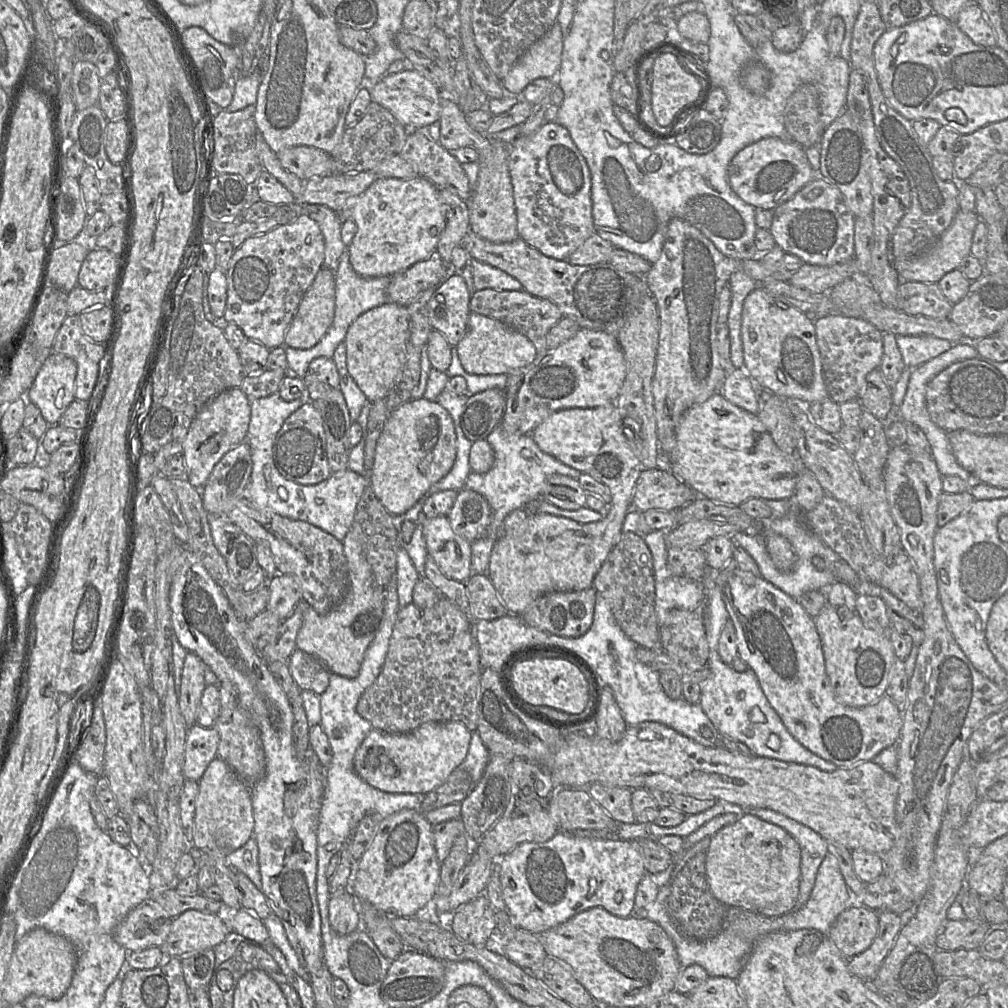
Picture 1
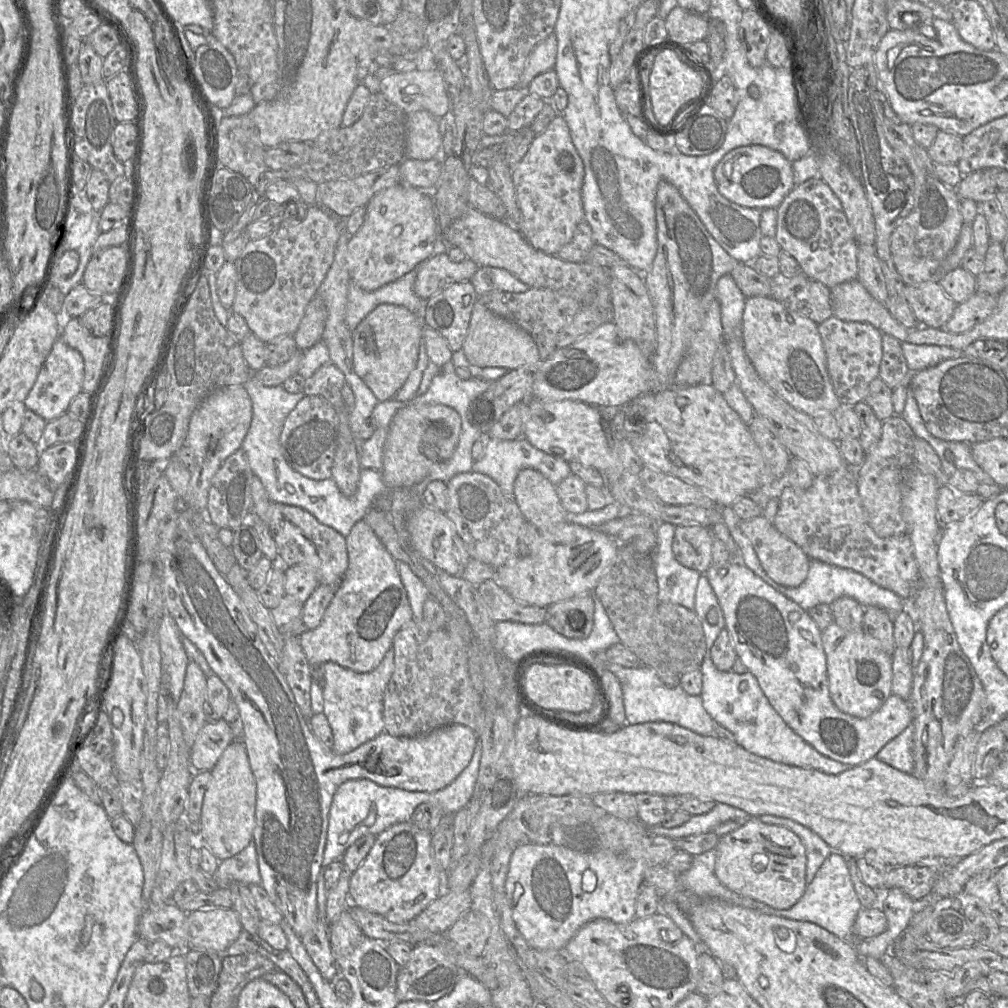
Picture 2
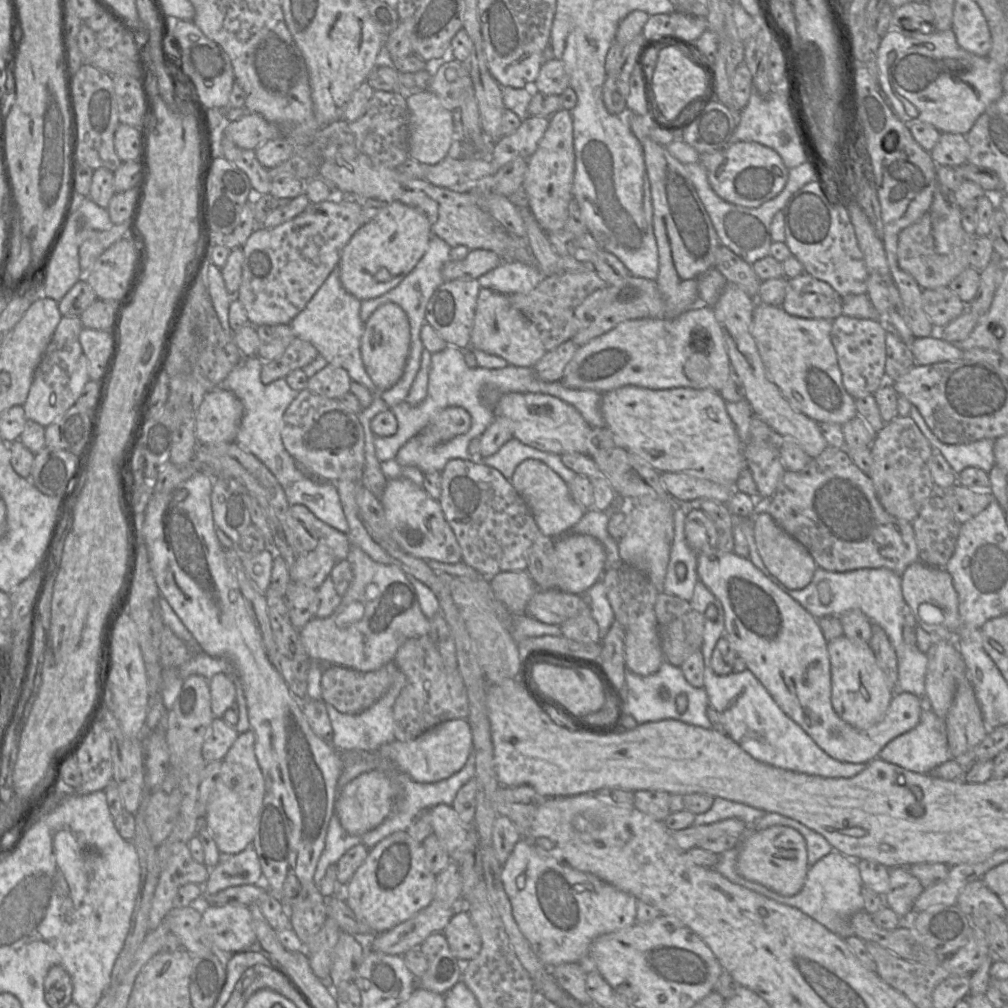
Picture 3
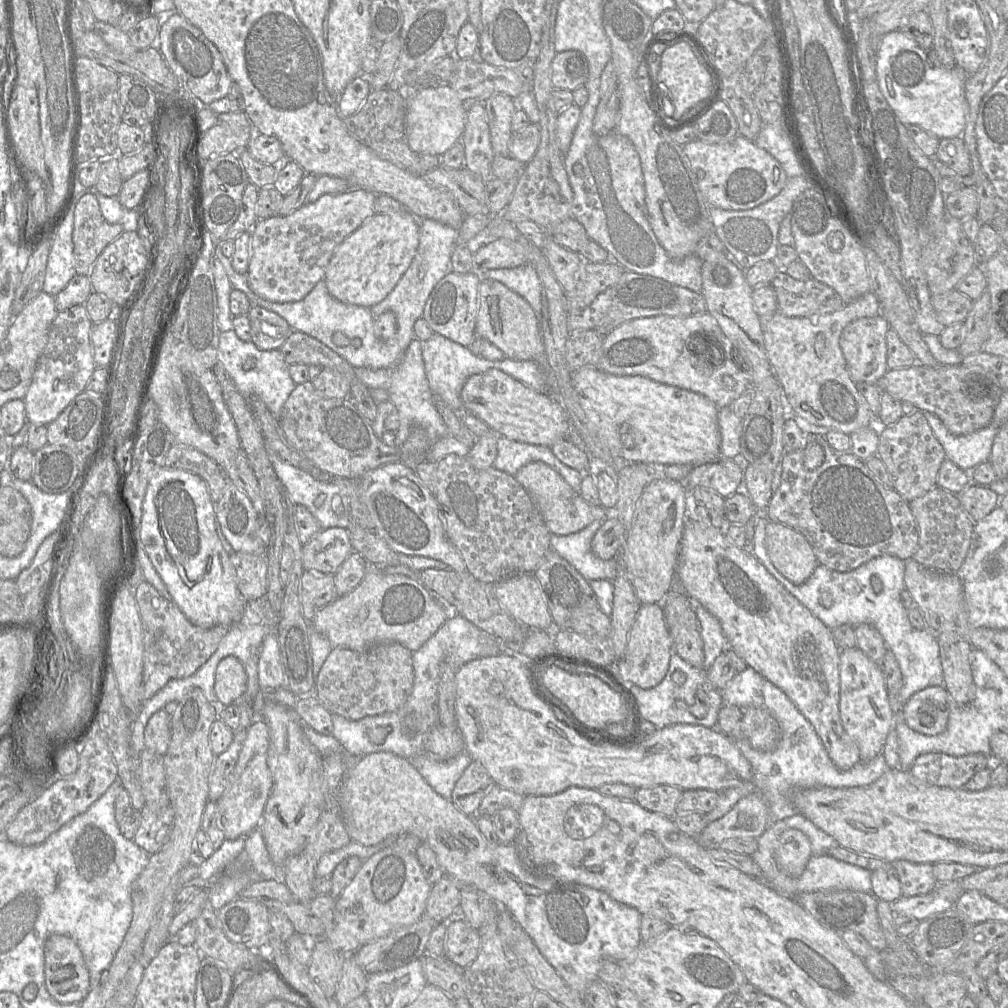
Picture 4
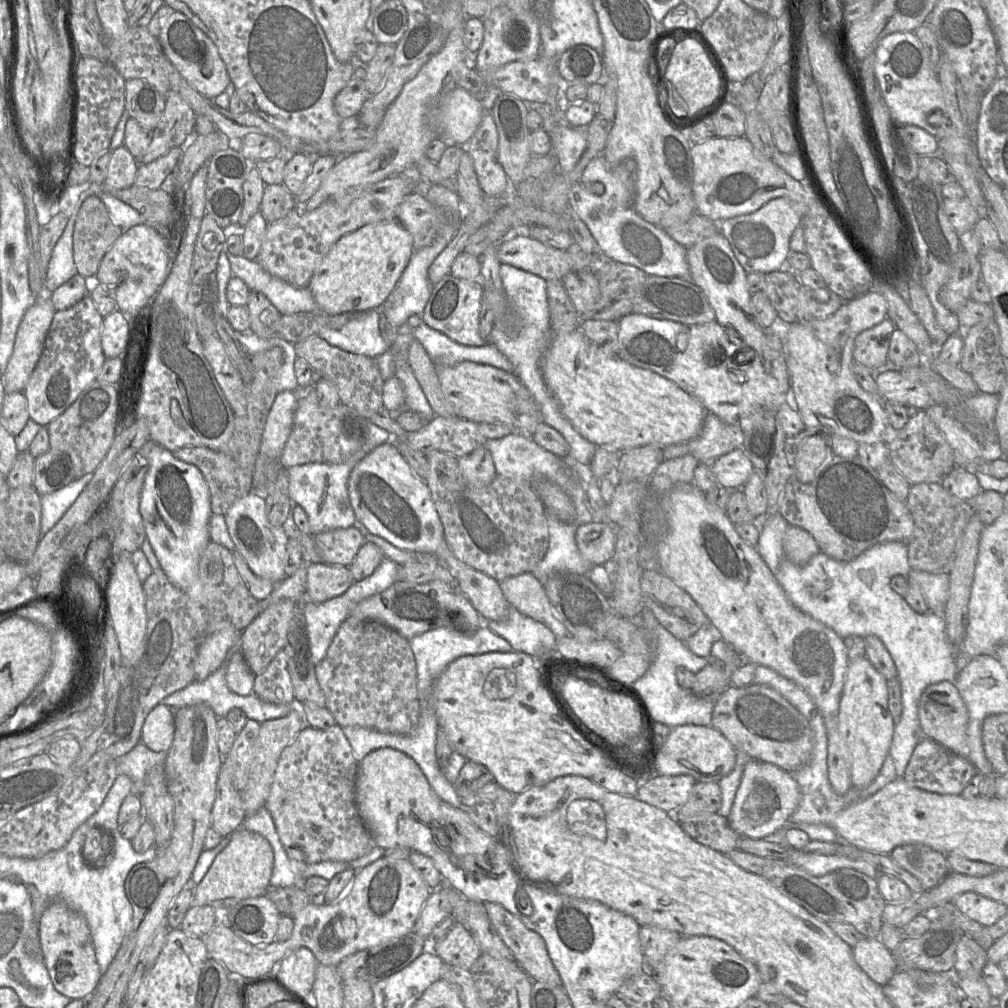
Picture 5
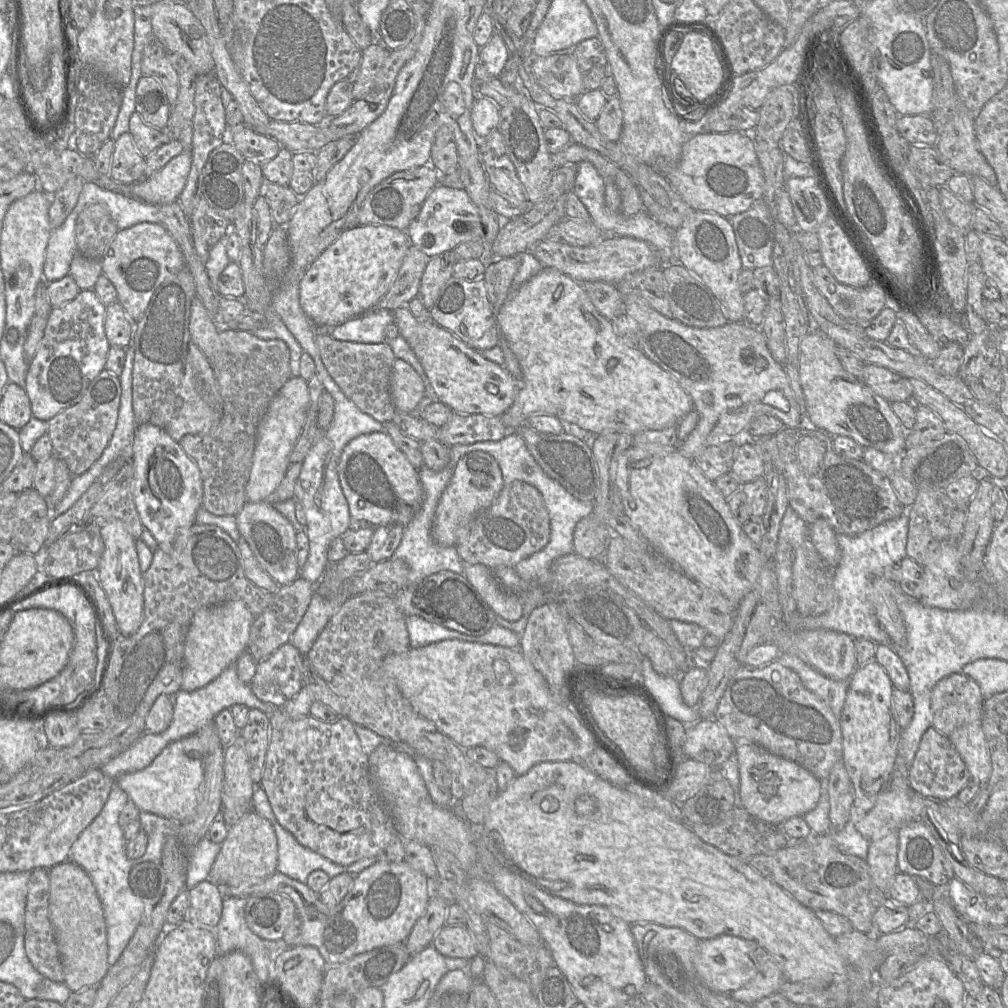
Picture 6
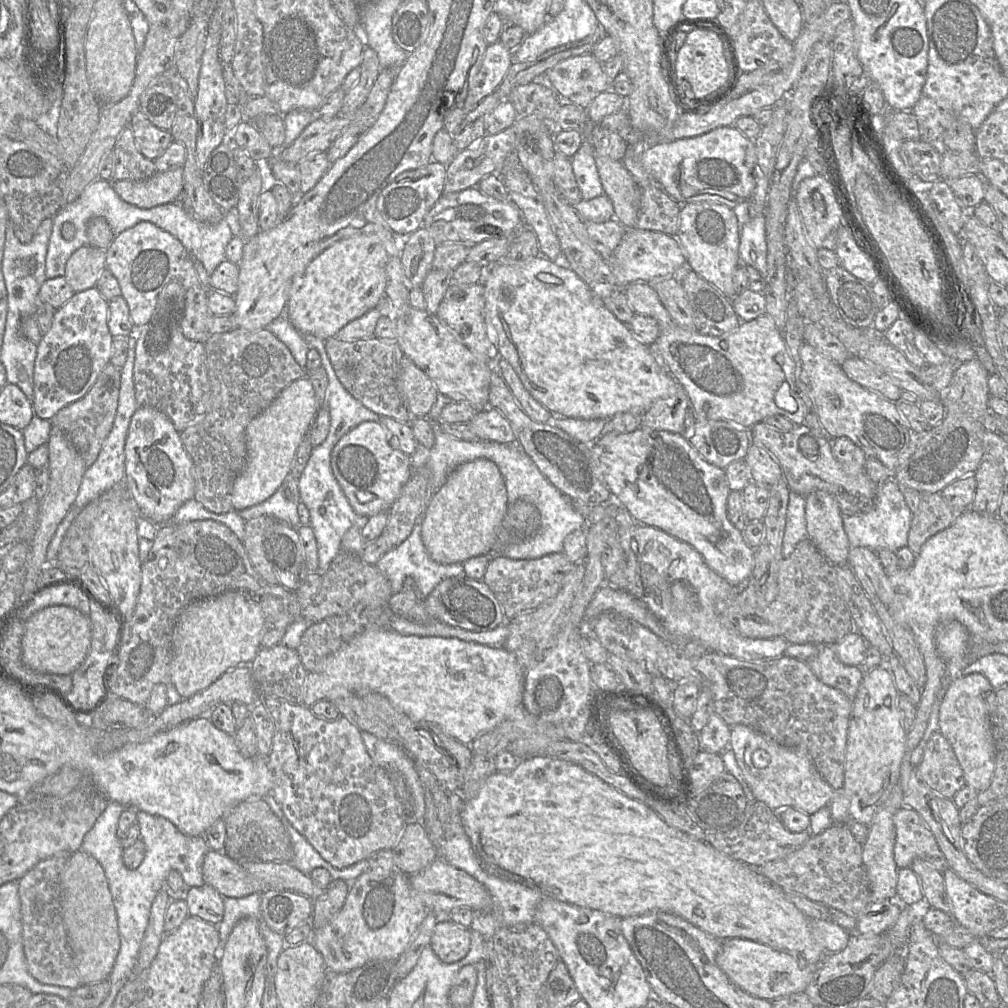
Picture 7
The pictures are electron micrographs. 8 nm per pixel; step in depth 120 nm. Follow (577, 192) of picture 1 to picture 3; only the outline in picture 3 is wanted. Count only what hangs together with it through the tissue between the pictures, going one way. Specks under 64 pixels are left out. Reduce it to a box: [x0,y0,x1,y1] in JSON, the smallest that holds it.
[521,108,574,234]

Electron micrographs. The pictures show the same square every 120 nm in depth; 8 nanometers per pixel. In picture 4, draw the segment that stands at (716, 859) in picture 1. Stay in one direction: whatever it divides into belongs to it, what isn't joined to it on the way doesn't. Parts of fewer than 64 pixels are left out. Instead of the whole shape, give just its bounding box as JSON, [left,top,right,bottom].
[776,828,811,876]

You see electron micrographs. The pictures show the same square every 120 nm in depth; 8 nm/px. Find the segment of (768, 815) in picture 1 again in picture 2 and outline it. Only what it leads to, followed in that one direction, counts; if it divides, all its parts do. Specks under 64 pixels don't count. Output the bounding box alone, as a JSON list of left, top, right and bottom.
[757,814,832,886]

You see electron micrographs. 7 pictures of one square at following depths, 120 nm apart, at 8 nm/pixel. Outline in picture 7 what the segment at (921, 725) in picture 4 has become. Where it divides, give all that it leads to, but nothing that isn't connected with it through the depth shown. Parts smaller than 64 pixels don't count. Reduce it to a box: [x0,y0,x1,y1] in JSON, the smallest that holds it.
[939,673,995,792]

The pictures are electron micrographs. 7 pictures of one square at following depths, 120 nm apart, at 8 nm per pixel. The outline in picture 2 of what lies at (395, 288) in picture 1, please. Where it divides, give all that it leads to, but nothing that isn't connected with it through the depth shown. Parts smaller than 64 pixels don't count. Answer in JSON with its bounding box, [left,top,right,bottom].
[414,249,479,300]

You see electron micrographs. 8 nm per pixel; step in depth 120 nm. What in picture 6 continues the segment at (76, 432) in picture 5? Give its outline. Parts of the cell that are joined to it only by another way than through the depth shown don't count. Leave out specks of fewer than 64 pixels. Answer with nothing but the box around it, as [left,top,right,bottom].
[48,369,121,476]

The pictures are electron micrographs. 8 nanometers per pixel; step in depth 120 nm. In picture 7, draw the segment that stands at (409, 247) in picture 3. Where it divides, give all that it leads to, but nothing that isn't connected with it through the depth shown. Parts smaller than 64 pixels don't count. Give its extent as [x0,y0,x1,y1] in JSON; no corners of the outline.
[285,234,388,340]

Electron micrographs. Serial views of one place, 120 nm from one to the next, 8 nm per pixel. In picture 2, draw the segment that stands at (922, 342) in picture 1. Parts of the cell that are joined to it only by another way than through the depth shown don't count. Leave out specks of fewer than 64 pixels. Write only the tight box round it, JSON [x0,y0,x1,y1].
[901,342,962,374]

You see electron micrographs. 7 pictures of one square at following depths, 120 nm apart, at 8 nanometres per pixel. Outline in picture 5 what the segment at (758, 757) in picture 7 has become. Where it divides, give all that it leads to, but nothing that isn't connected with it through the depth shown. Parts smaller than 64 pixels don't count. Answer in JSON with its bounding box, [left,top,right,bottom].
[730,760,800,838]

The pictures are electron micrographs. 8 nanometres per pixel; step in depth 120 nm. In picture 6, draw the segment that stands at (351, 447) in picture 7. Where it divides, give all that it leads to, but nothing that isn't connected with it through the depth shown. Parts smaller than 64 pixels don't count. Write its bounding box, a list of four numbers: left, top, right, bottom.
[338,431,423,527]

